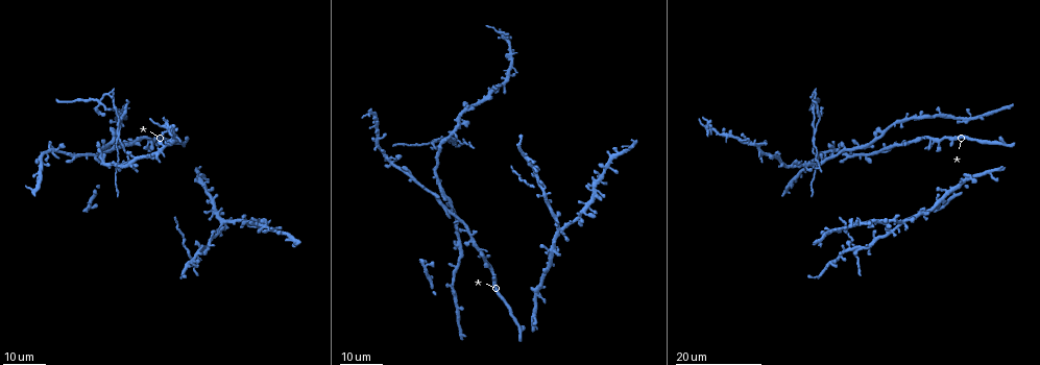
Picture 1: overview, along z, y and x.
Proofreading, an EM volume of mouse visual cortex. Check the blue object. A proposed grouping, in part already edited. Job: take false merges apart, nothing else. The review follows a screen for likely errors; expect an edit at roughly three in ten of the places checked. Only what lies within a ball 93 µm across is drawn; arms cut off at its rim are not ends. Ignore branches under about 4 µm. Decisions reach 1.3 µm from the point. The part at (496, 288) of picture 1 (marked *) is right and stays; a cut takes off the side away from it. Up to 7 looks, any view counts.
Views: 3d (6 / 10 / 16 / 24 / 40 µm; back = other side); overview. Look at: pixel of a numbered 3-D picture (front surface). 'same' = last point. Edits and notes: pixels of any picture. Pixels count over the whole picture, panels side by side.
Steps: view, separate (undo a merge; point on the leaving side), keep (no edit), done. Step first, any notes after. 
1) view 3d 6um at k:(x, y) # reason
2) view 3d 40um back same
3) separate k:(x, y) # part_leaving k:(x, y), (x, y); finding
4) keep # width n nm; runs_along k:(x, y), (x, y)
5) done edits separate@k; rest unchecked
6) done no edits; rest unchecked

view 3d 16um at 1:(491, 264) # three arms meet

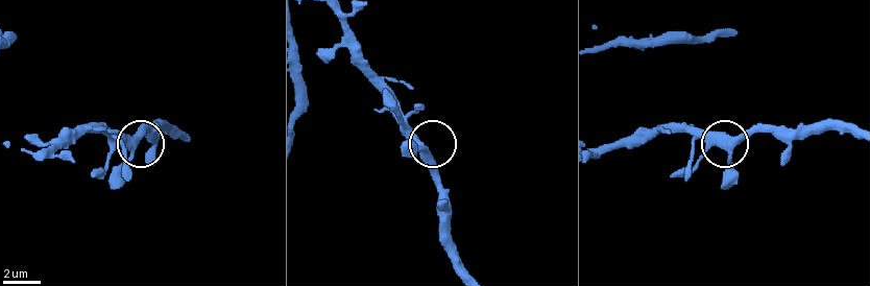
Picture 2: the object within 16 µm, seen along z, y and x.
view 3d 10um at 2:(729, 151)

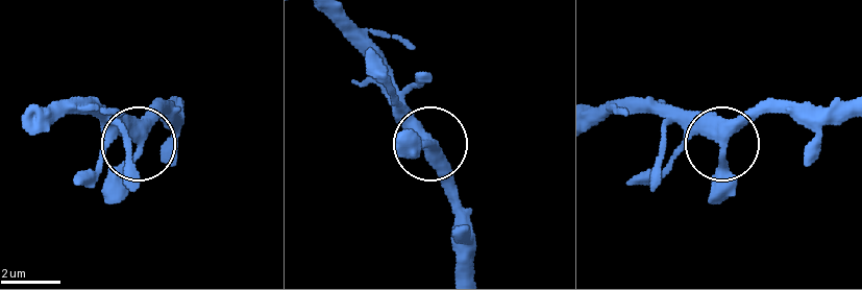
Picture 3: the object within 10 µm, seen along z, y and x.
keep # arms 3; runs_along 3:(848, 111), (759, 111), (743, 118), (721, 148), (721, 197); continuous, no second neuron

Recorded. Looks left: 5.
view 3d 16um at 1:(452, 290) # three arms meet

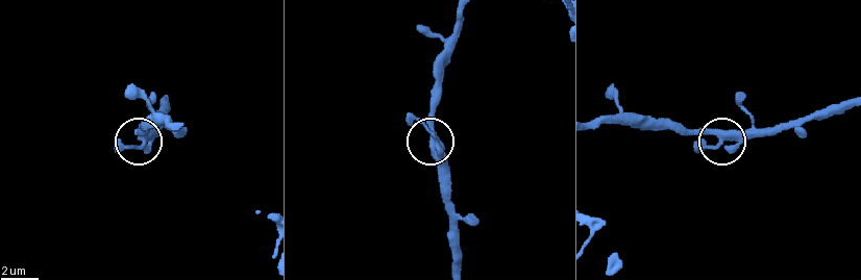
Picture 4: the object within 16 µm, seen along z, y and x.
view 3d 6um at 4:(720, 147)

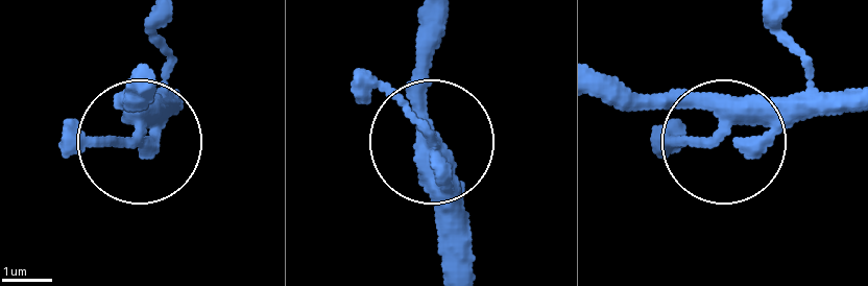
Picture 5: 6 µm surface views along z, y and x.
keep # arms 3; runs_along 5:(600, 92), (700, 109), (738, 142), (833, 96); continuous, no second neuron

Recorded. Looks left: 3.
view 3d 24um at 1:(814, 138) # side arm on a straight run

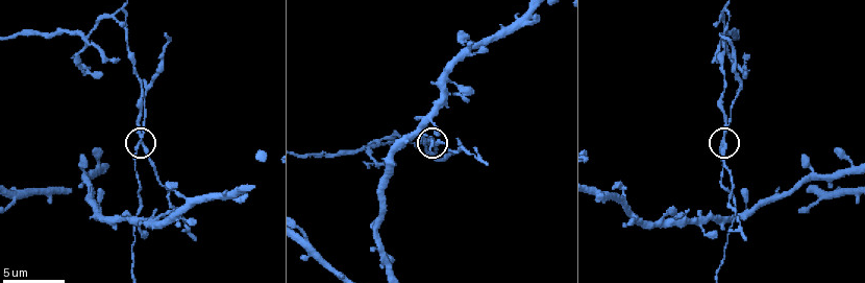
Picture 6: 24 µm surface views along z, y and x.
view 3d 10um at 6:(724, 141)

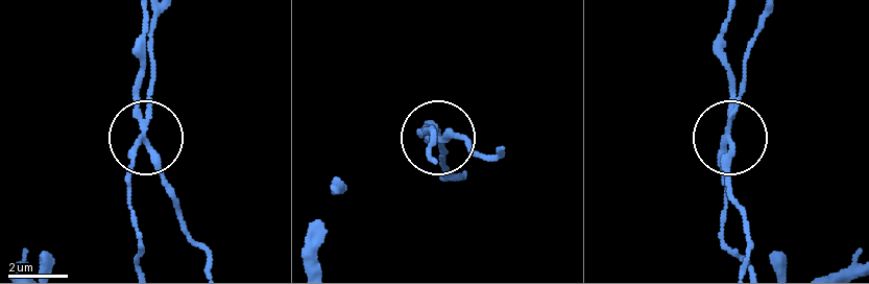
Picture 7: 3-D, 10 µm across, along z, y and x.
separate 7:(147, 91) # side_arm 10 um; part_leaving 7:(143, 136), (130, 164), (138, 261); two neurons meet here

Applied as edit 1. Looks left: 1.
done edits separate@7; rest unchecked

